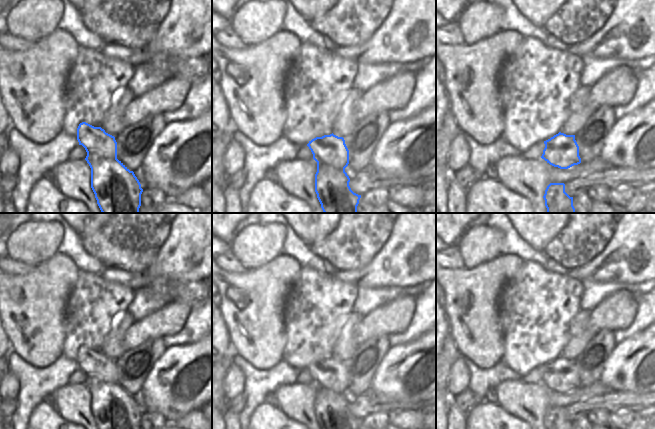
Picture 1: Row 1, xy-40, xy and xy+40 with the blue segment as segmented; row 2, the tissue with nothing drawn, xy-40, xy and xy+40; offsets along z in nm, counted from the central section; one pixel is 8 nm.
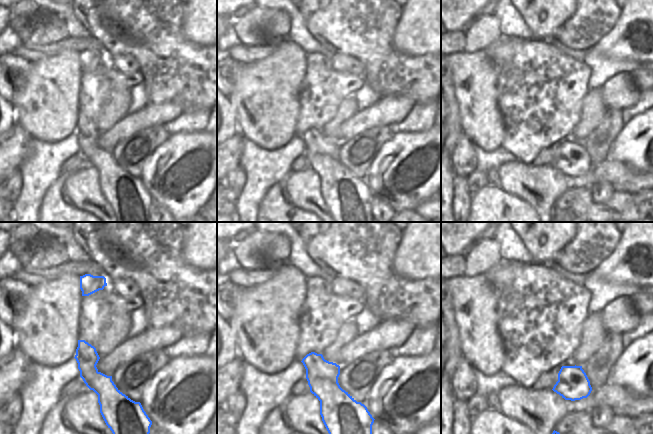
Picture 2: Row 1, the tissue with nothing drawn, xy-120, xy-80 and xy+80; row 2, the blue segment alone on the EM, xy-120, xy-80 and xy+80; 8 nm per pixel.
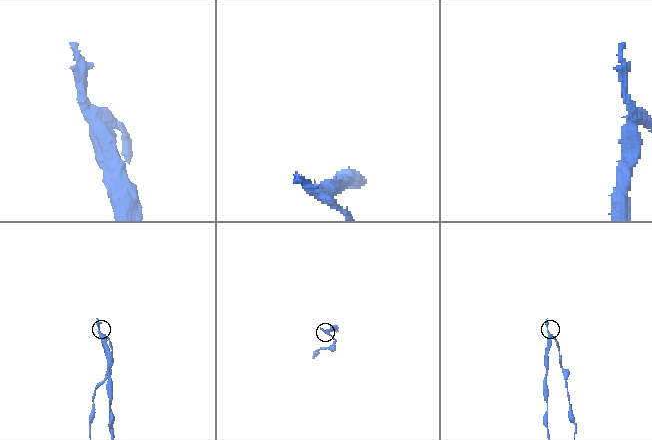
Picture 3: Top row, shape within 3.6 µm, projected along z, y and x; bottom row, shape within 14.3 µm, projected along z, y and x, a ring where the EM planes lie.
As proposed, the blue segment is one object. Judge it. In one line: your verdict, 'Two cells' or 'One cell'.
Two cells.

